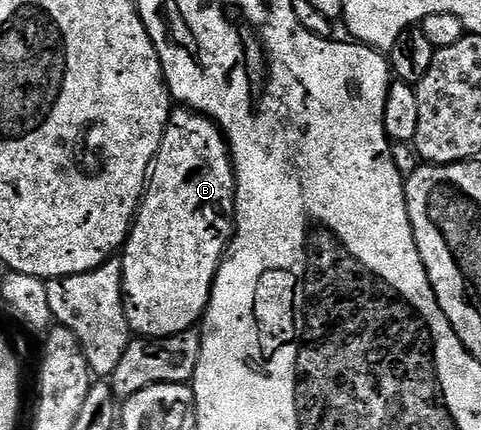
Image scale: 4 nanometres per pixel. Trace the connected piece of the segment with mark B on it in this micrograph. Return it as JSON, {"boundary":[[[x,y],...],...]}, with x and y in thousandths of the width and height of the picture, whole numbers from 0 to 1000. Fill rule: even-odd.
{"boundary":[[[393,249],[356,256],[333,347],[324,356],[295,470],[249,586],[254,605],[254,707],[281,781],[331,788],[378,779],[414,749],[437,705],[437,674],[462,598],[486,544],[486,384],[470,319],[445,279]]]}

